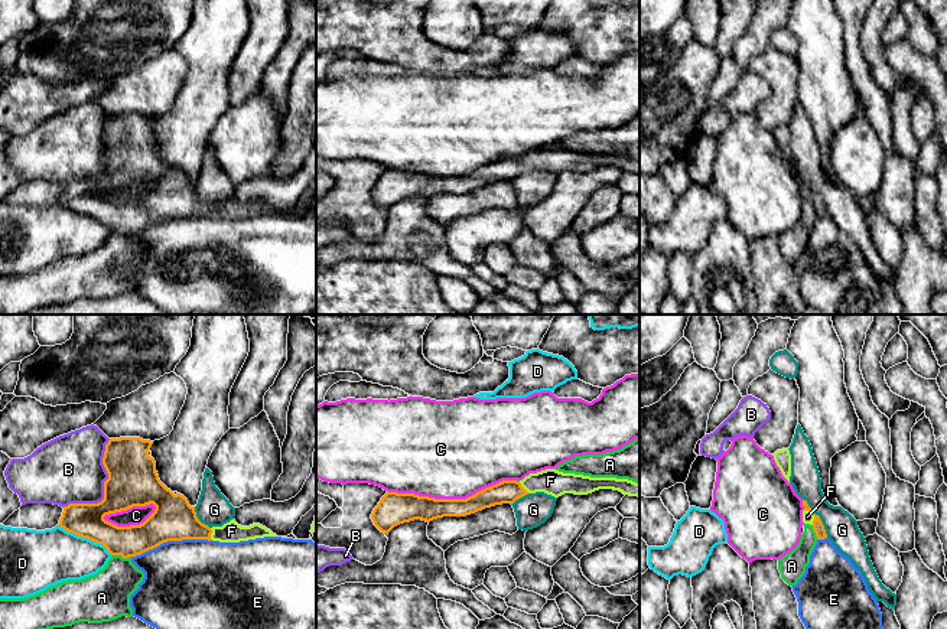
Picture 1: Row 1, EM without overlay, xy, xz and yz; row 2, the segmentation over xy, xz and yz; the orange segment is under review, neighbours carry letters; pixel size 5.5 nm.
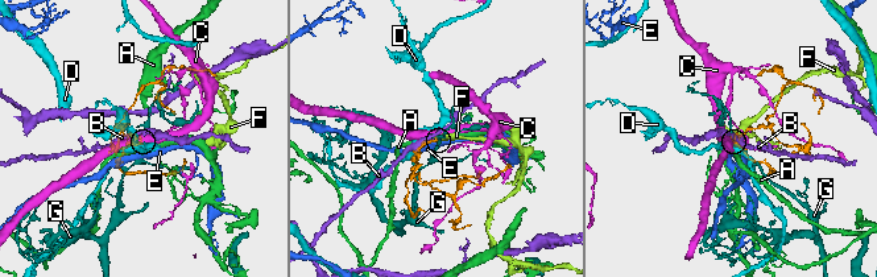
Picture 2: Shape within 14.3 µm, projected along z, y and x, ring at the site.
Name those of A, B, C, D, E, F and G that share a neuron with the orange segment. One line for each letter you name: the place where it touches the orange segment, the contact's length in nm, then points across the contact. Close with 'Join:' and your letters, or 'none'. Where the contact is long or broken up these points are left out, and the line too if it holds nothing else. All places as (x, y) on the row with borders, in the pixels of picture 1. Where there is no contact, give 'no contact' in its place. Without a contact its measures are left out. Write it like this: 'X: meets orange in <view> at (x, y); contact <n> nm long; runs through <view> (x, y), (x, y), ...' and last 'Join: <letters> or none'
F: meets orange in yz at (813, 514); contact 110 nm long
Join: F

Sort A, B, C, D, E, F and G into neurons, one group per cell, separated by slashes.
A / B / C / D / E / F / G

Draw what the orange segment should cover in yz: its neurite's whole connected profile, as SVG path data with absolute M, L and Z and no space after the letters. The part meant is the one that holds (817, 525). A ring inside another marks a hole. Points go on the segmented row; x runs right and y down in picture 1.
M803 499L803 506L804 506L803 522L810 524L813 527L817 540L827 538L827 534L826 534L826 529L824 529L824 525L823 525L820 516L813 512L813 509L808 506L807 501L804 501L804 499Z

